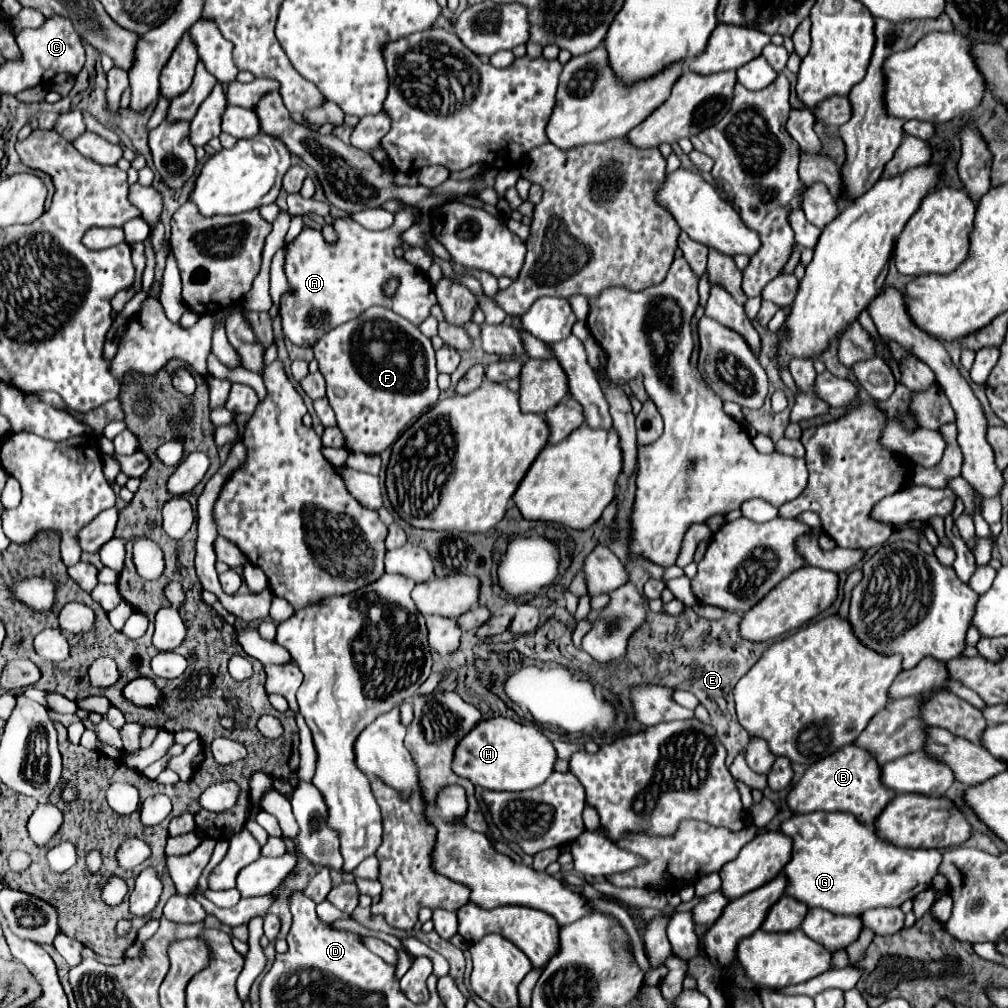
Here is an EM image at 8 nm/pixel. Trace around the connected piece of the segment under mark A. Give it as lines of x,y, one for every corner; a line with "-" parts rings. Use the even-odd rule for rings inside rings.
405,206
395,214
393,226
381,232
367,230
353,218
339,218
335,220
335,244
329,244
321,230
305,226
301,234
285,246
283,270
291,290
281,296
279,304
283,334
297,346
313,346
321,334
357,318
371,306
391,308
419,326
431,314
431,306
437,304
433,286
421,270
393,254
395,246
403,244
401,234
415,224
417,216
417,206
-
393,278
399,280
399,288
393,296
387,296
383,286

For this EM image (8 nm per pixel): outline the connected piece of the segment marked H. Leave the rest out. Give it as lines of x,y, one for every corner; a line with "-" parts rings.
511,718
483,720
461,742
455,754
453,768
459,776
487,790
521,792
541,786
555,770
557,752
551,740
533,724
519,724

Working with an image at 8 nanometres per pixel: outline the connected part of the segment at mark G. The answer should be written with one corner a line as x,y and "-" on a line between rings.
819,810
803,816
791,816
781,824
781,832
795,842
791,860
783,870
787,876
785,896
795,898
809,908
823,908
843,916
861,916
865,910
899,906
905,900
915,898
919,892
931,888
931,882
937,874
937,866
941,860
939,850
909,850
891,846
889,842
881,840
873,828
869,830
867,826
859,824
855,816
851,816
849,812

